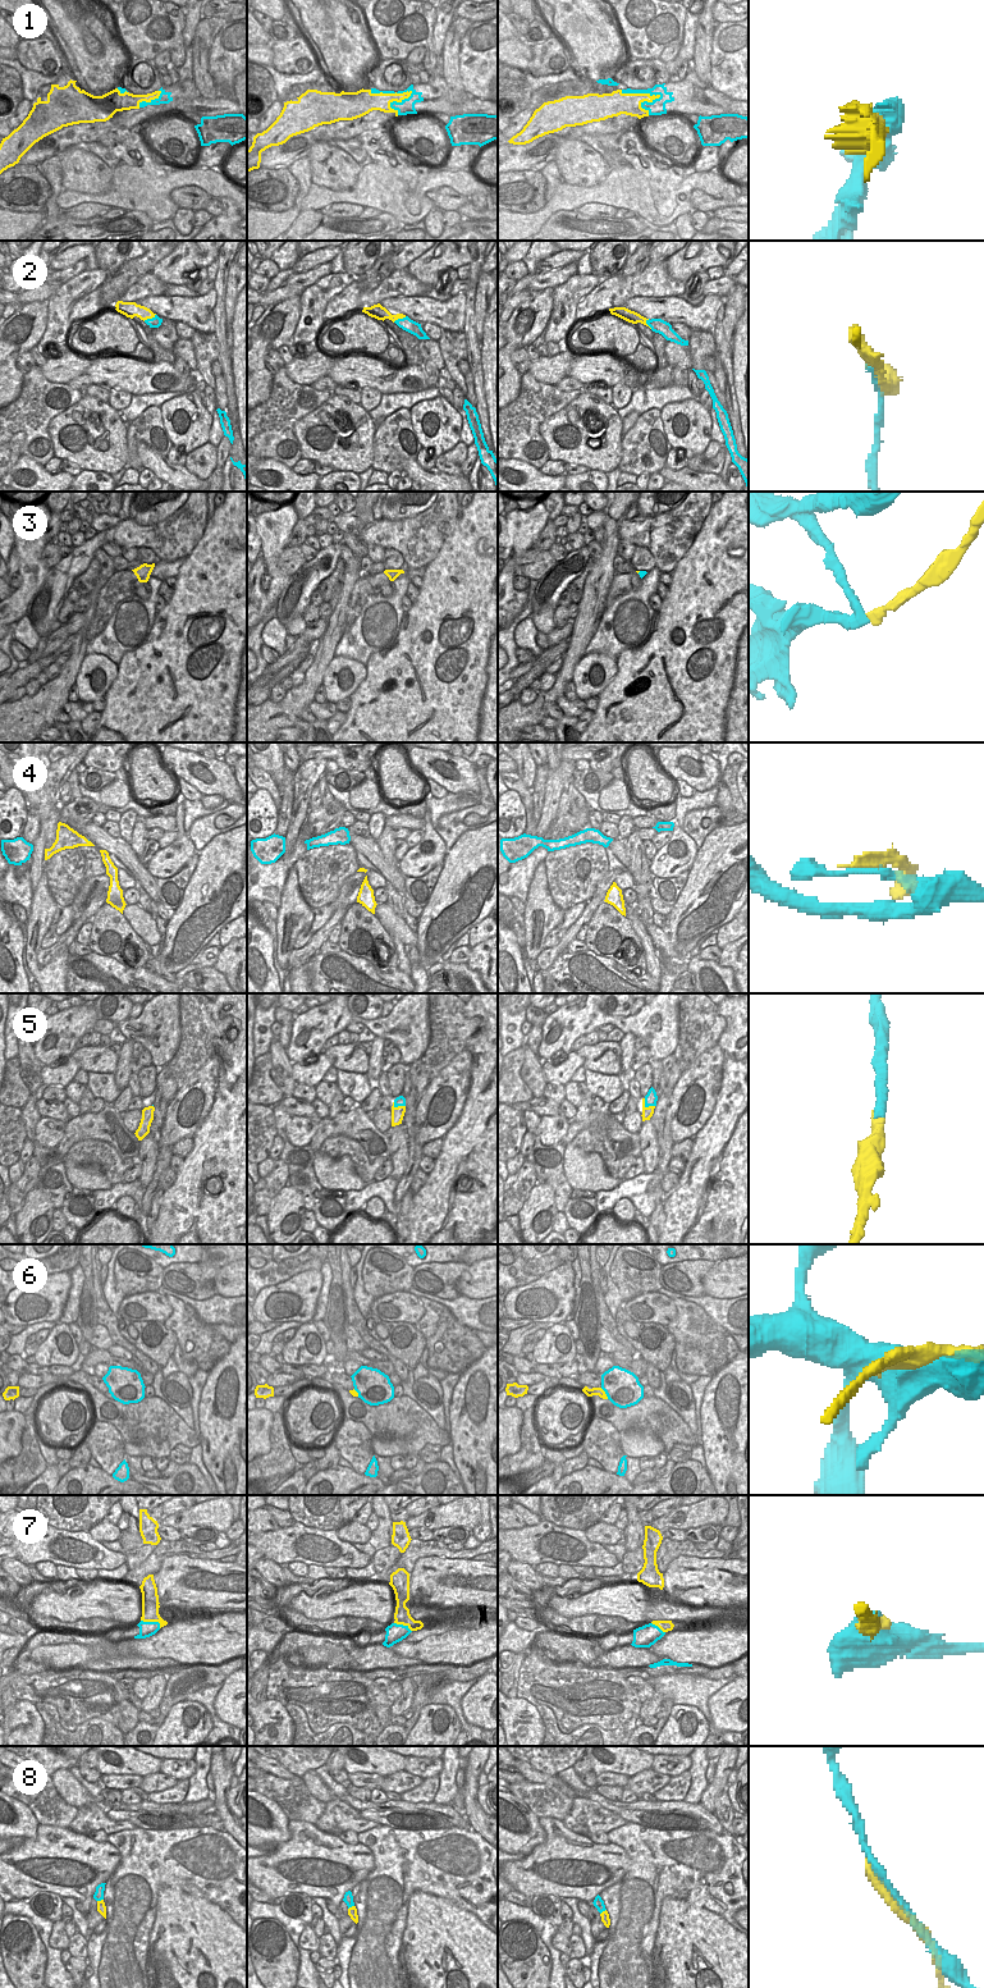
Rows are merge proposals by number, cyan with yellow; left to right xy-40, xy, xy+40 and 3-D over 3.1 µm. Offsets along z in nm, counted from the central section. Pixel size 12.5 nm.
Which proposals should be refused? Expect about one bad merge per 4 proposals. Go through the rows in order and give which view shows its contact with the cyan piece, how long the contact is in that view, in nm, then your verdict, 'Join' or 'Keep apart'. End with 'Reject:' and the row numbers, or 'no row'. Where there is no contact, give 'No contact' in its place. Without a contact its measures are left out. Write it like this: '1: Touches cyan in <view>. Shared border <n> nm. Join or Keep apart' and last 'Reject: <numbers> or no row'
1: Touches cyan in xy. Shared border 550 nm. Keep apart
2: Touches cyan in xy-40. Shared border 180 nm. Join
3: No contact. Keep apart
4: No contact. Keep apart
5: Touches cyan in xy+40. Shared border 180 nm. Join
6: Touches cyan in xy+40. Shared border 180 nm. Keep apart
7: Touches cyan in xy-40. Shared border 280 nm. Join
8: Touches cyan in xy-40. Shared border 90 nm. Keep apart
Reject: 1, 3, 4, 6, 8

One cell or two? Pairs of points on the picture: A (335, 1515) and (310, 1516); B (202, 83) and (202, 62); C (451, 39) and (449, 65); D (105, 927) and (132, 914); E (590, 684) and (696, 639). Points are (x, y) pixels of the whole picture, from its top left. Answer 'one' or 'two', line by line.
A: one
B: one
C: one
D: two
E: two

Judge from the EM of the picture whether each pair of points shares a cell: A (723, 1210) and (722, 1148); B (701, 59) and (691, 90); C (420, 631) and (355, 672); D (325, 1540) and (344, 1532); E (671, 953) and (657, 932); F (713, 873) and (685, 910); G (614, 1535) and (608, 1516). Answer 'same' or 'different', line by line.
A: same
B: different
C: different
D: different
E: same
F: same
G: different

